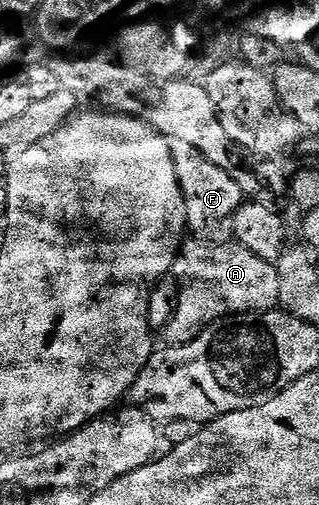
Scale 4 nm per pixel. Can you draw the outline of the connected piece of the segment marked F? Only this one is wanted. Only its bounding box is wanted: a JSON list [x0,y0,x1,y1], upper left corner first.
[174,144,246,246]

